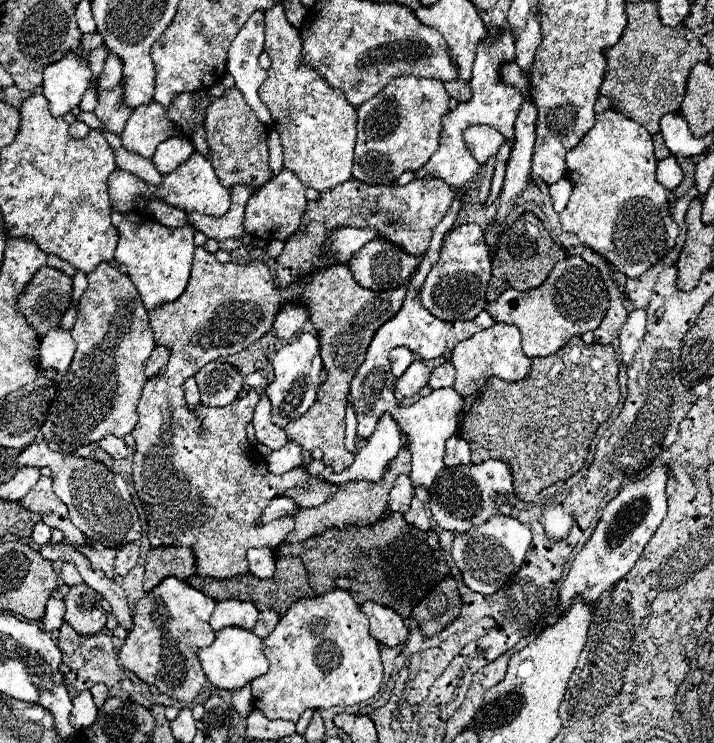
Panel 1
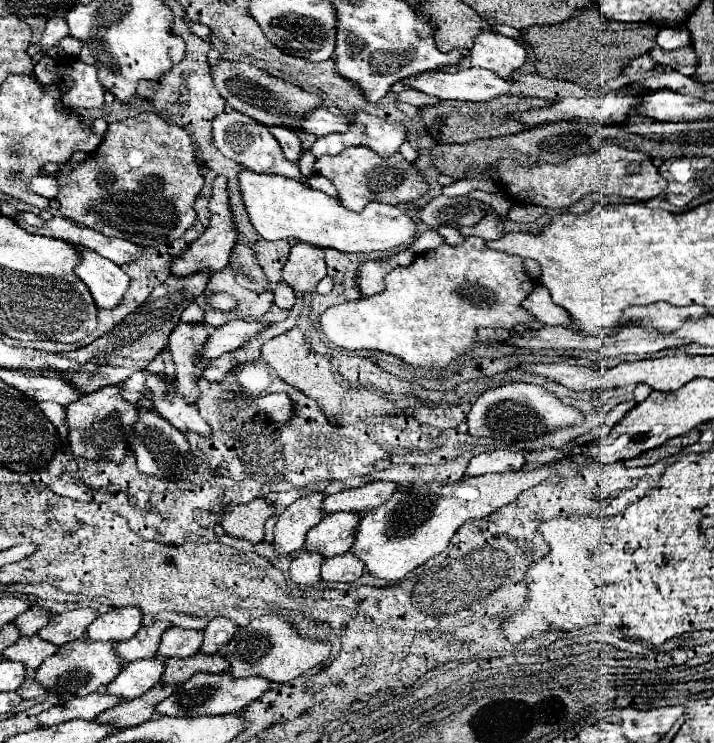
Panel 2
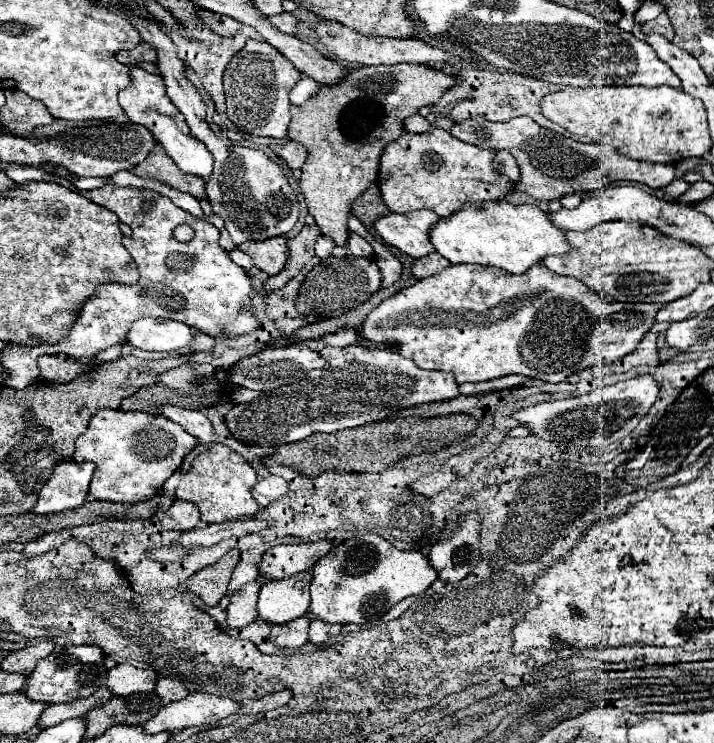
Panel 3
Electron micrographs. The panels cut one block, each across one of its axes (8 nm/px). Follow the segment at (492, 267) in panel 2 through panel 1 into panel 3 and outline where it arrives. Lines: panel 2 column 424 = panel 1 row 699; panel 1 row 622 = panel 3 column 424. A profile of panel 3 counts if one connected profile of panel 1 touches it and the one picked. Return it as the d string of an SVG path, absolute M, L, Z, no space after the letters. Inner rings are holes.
M452 264L382 300L372 312L368 312L356 332L370 342L396 350L424 370L452 372L458 384L482 382L508 374L522 374L544 382L562 382L582 368L612 364L630 354L654 324L658 310L660 304L622 304L610 300L582 284L578 278L552 274L544 264L534 264L530 272L520 276L492 266ZM596 326L600 328L598 354L588 354Z

